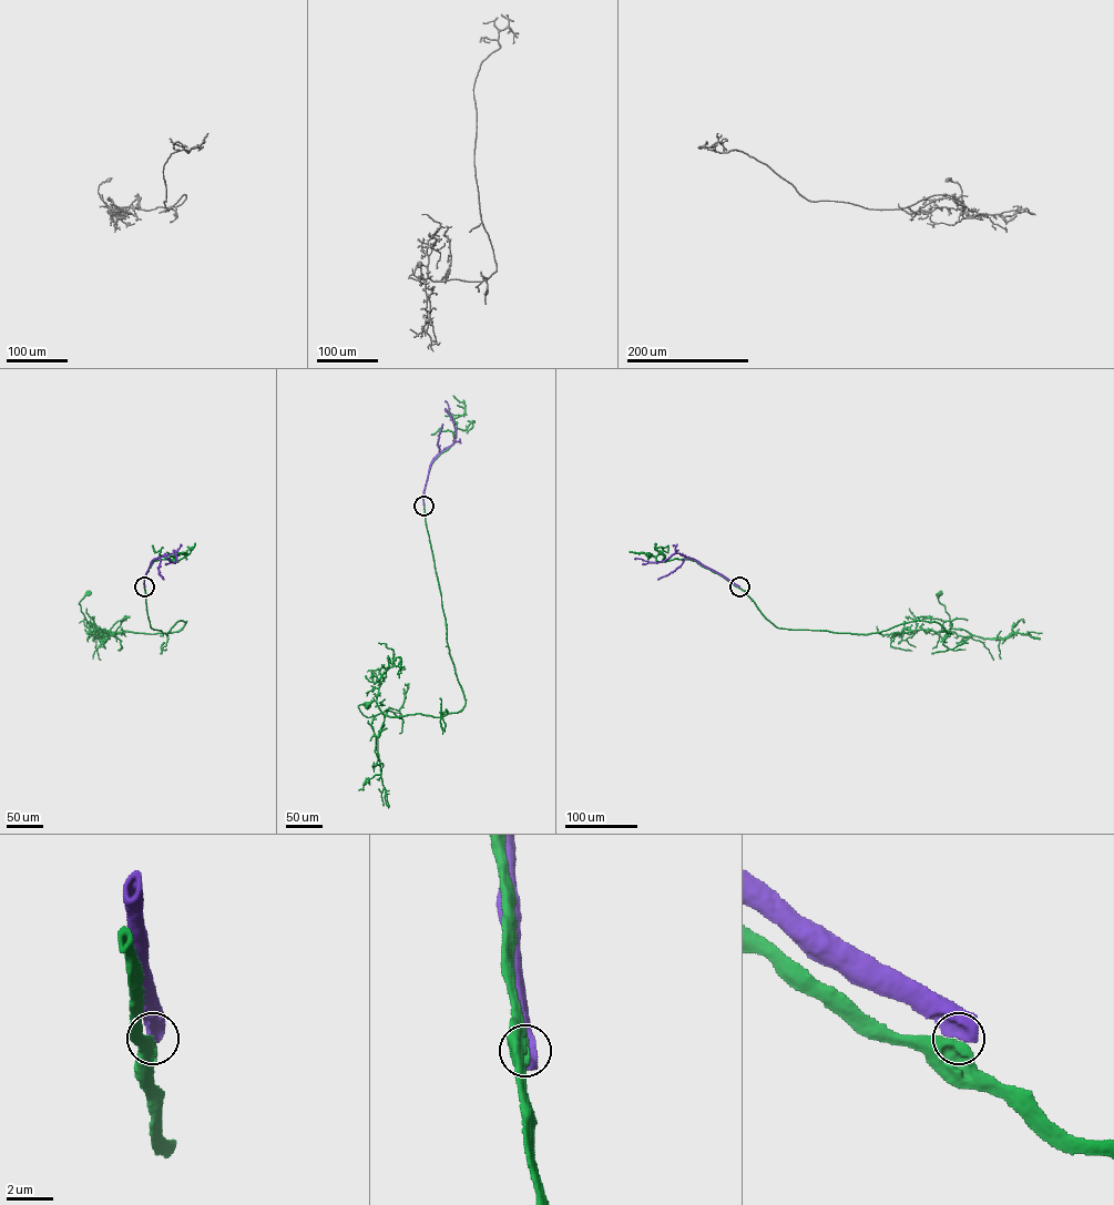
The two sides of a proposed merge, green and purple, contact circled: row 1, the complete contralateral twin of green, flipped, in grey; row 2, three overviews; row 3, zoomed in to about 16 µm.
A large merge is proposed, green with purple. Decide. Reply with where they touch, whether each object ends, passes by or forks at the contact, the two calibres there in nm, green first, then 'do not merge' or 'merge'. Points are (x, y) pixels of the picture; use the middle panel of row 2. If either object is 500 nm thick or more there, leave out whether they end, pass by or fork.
at (423, 506); 600 nm thick on the green side, 700 nm on the other; do not merge

